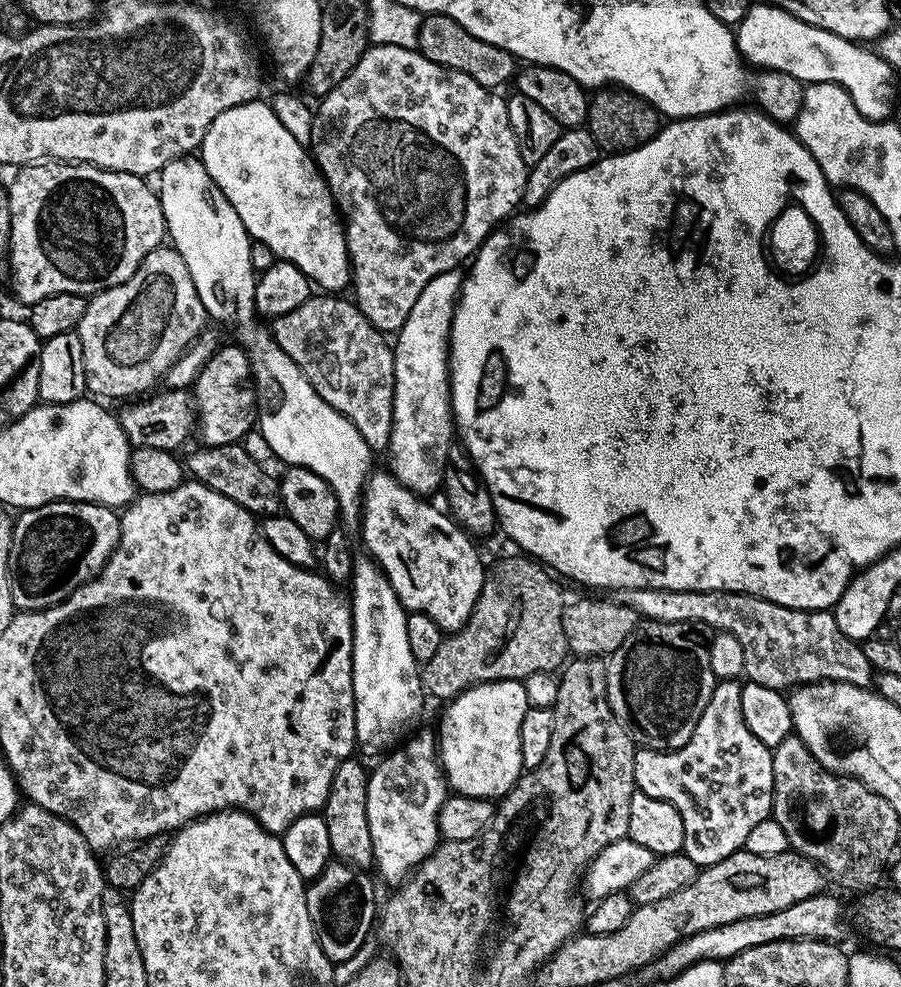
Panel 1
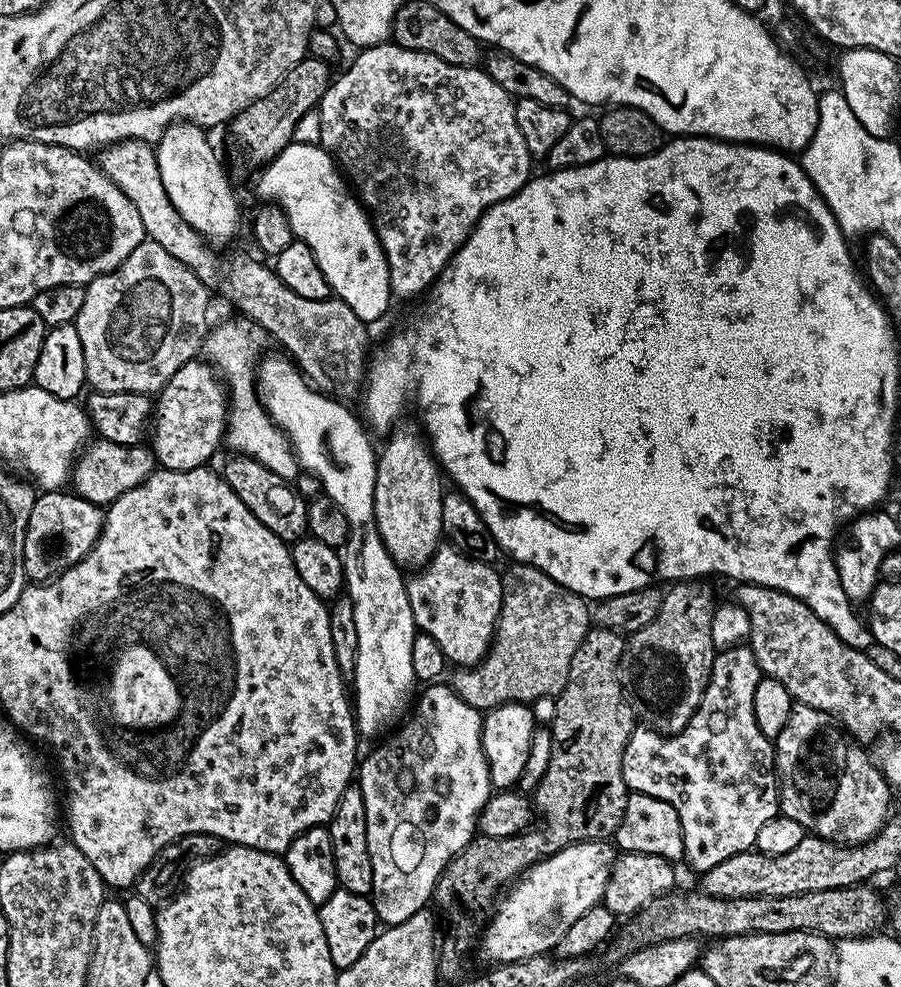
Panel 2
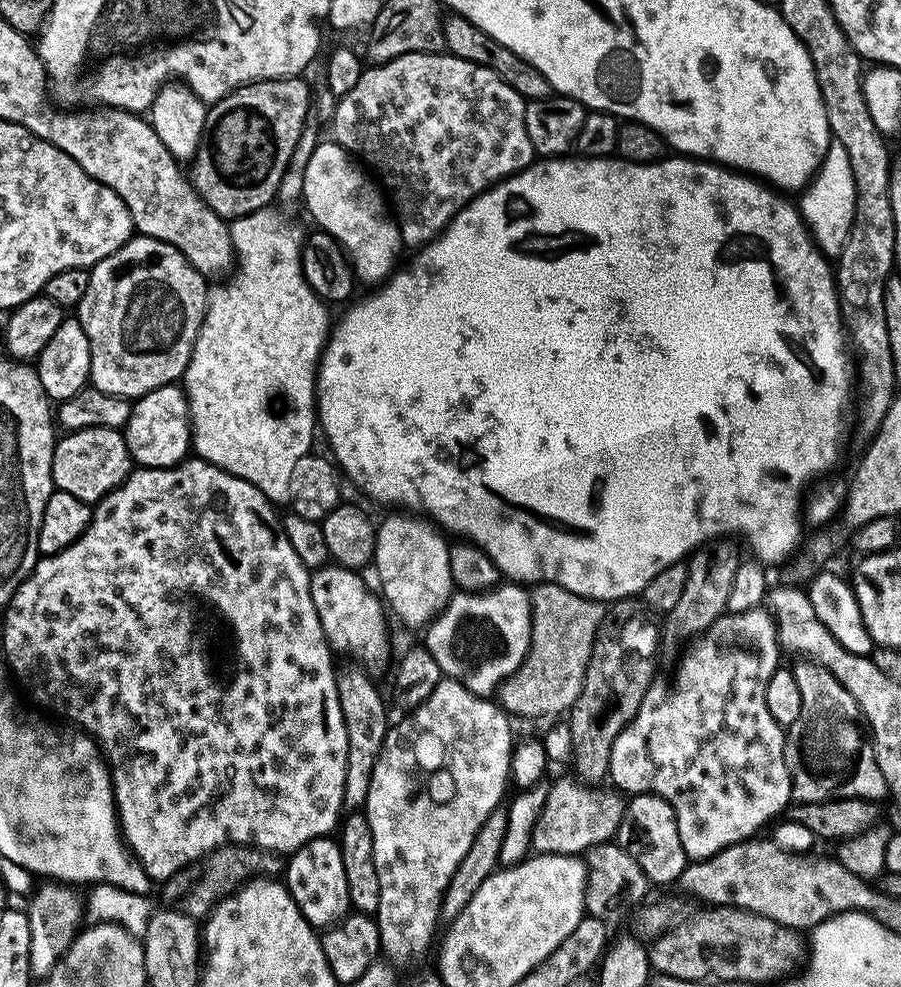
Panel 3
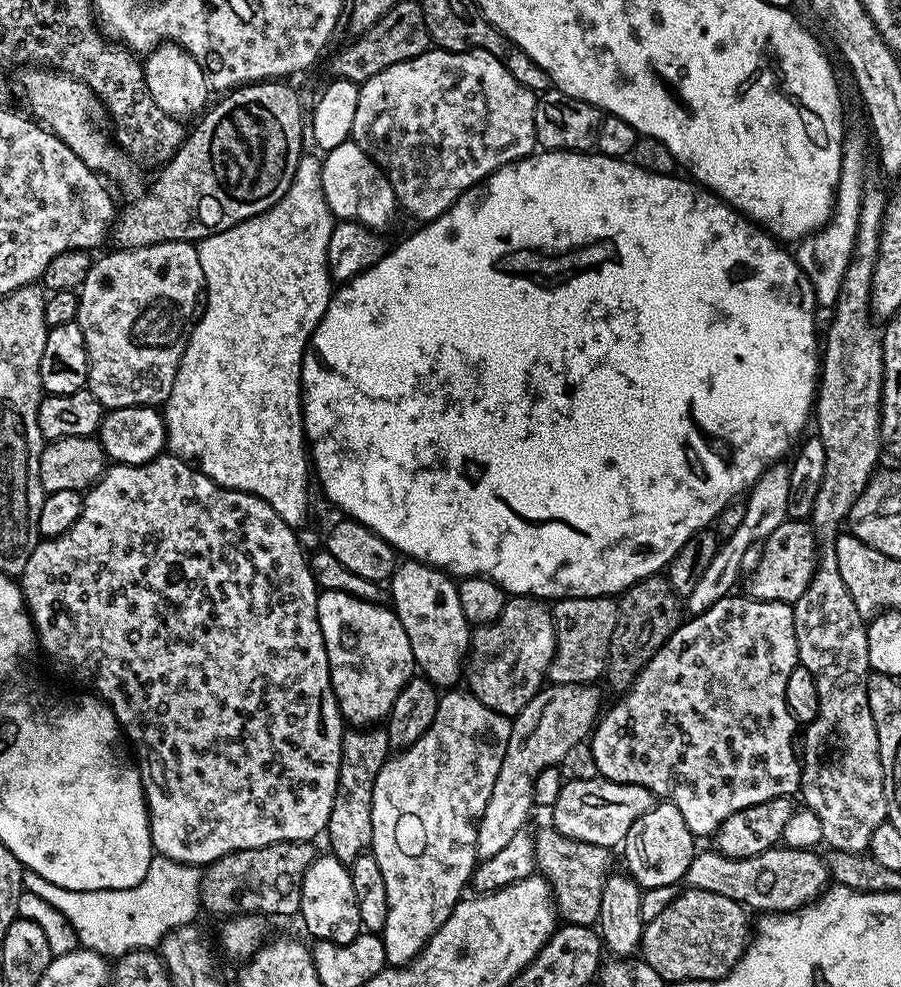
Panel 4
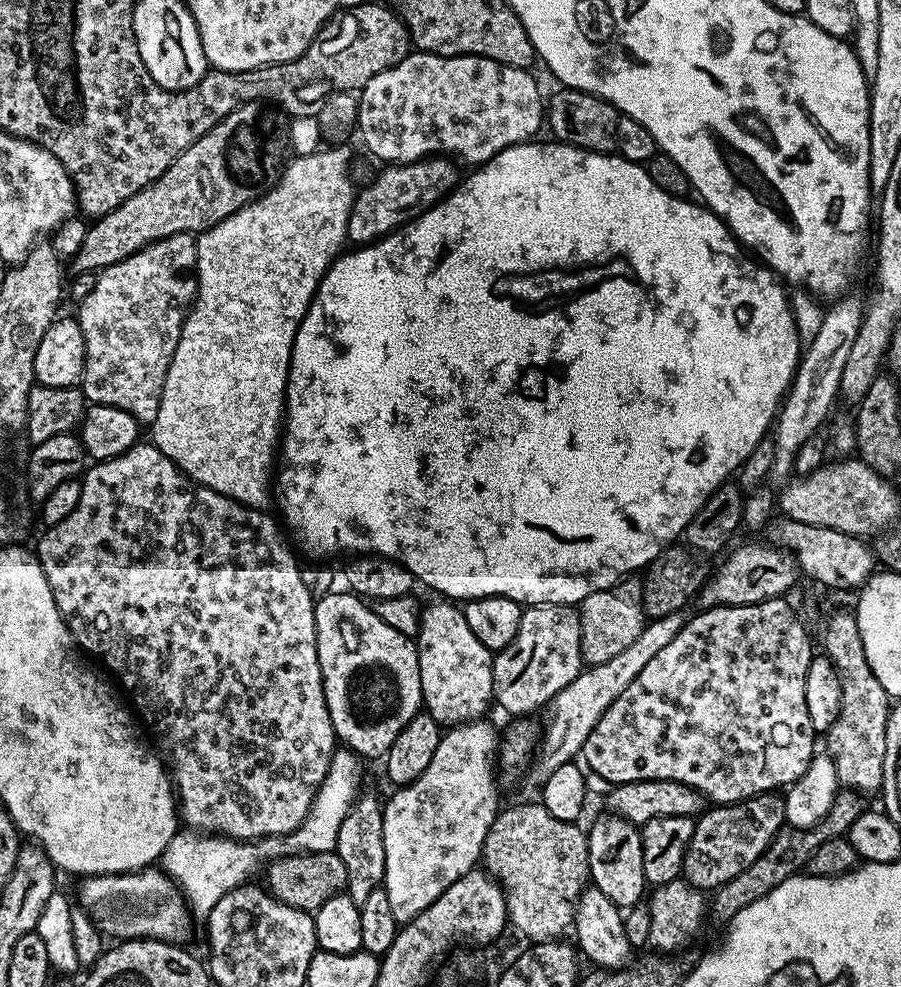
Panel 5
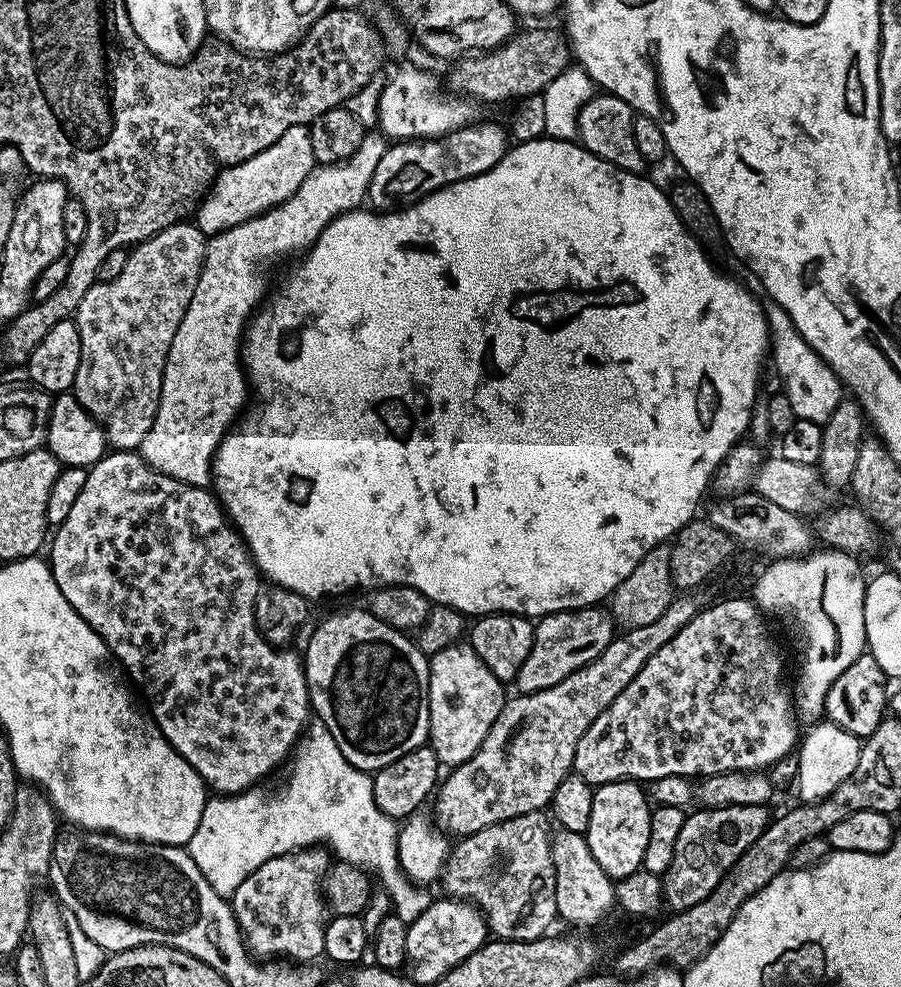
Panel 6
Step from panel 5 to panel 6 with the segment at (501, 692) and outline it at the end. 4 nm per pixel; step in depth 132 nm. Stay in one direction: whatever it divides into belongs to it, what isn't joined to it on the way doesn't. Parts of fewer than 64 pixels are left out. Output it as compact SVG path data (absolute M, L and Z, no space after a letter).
M607 607L571 608L569 612L555 612L535 621L530 654L522 662L514 684L521 693L537 692L558 686L562 678L574 674L594 662L610 646L617 635L618 625Z

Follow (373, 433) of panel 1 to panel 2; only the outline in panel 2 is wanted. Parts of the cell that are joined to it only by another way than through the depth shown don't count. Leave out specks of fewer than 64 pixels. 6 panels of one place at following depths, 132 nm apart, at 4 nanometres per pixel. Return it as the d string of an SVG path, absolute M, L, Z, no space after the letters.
M120 140L117 144L110 144L99 149L98 156L100 156L100 160L98 159L100 169L116 183L118 190L122 190L122 194L126 194L126 198L130 198L130 202L134 202L134 210L138 210L138 218L142 218L142 226L147 239L158 242L162 250L174 254L174 258L178 258L178 262L182 262L182 266L190 269L206 286L220 284L225 298L240 307L245 312L243 315L257 329L267 332L273 341L277 340L285 348L281 349L295 361L300 371L319 391L344 402L351 401L351 396L361 395L366 384L366 369L370 363L370 351L368 352L370 328L369 325L360 321L358 314L354 314L350 306L346 306L346 302L335 298L327 300L302 298L302 294L294 294L294 290L287 288L280 275L269 265L267 268L266 265L259 264L254 257L243 256L240 252L234 253L229 260L220 261L216 257L217 249L200 233L194 231L180 217L178 210L174 210L166 194L166 186L162 186L162 178L158 174L156 149L151 143L145 140Z

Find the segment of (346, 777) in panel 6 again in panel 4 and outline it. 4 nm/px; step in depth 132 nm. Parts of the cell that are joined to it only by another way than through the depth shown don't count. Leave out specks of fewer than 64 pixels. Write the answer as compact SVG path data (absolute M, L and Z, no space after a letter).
M153 855L150 870L138 886L126 890L66 890L35 877L36 896L64 915L76 935L76 944L105 958L119 958L135 948L155 949L167 932L193 923L201 911L199 867L179 864L165 856Z

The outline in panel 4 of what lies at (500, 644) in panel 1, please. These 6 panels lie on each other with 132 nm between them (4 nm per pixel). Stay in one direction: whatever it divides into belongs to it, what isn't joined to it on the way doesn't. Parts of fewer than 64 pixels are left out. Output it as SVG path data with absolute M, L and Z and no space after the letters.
M565 596L551 605L556 653L547 679L554 684L592 684L606 668L614 622L618 622L617 601L610 596Z

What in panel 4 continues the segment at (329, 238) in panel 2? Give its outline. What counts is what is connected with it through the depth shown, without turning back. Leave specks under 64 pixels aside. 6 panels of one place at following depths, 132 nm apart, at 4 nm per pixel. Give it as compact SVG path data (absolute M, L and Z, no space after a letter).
M352 139L326 152L320 166L320 177L322 194L337 221L353 220L373 230L384 230L398 213L396 195L384 169L374 163Z

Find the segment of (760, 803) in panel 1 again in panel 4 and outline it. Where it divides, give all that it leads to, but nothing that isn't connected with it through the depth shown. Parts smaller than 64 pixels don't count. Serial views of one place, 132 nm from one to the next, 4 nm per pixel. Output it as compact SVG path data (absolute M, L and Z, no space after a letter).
M733 594L714 602L710 610L695 613L688 619L674 630L672 637L657 650L650 663L640 669L636 679L621 695L625 696L609 712L607 709L599 717L596 727L590 733L590 745L592 744L592 760L600 771L597 773L603 779L619 784L646 786L652 791L653 796L682 810L682 818L686 818L686 826L690 826L693 837L712 838L715 837L718 826L722 826L722 822L730 818L730 814L738 814L738 810L746 810L746 806L758 806L758 802L770 802L770 798L795 797L800 791L802 760L798 755L798 722L792 716L790 706L786 702L786 682L790 682L790 674L799 665L800 655L791 604L754 600L747 594Z

